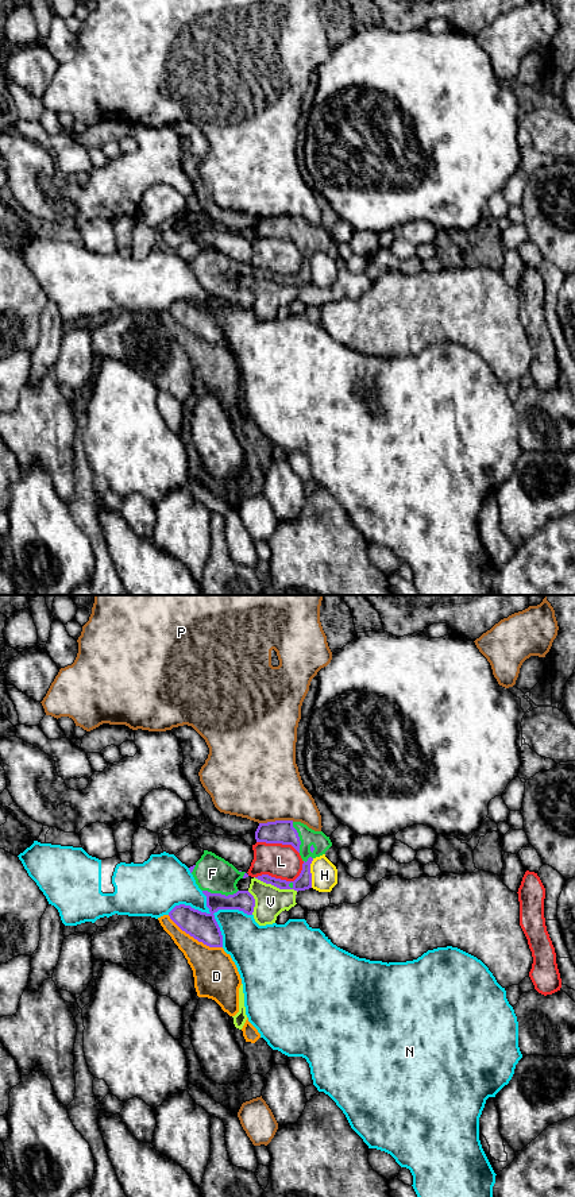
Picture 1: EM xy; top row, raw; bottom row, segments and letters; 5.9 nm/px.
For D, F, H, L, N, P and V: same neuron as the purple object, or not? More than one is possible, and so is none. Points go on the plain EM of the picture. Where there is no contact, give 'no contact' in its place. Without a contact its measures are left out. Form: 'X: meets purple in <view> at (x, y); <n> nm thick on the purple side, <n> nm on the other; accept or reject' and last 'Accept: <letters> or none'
D: meets purple in xy at (195, 333); 170 nm thick on the purple side, 260 nm on the other; reject
F: meets purple in xy at (220, 289); 170 nm thick on the purple side, 220 nm on the other; accept
H: meets purple in xy at (311, 269); 100 nm thick on the purple side, 160 nm on the other; reject
L: meets purple in xy at (284, 275); 100 nm thick on the purple side, 200 nm on the other; reject
N: meets purple in xy at (209, 307); 170 nm thick on the purple side, 240 nm on the other; reject
P: meets purple in xy at (276, 216); 140 nm thick on the purple side, 460 nm on the other; reject
V: meets purple in xy at (276, 281); 100 nm thick on the purple side, 180 nm on the other; reject
Accept: F

